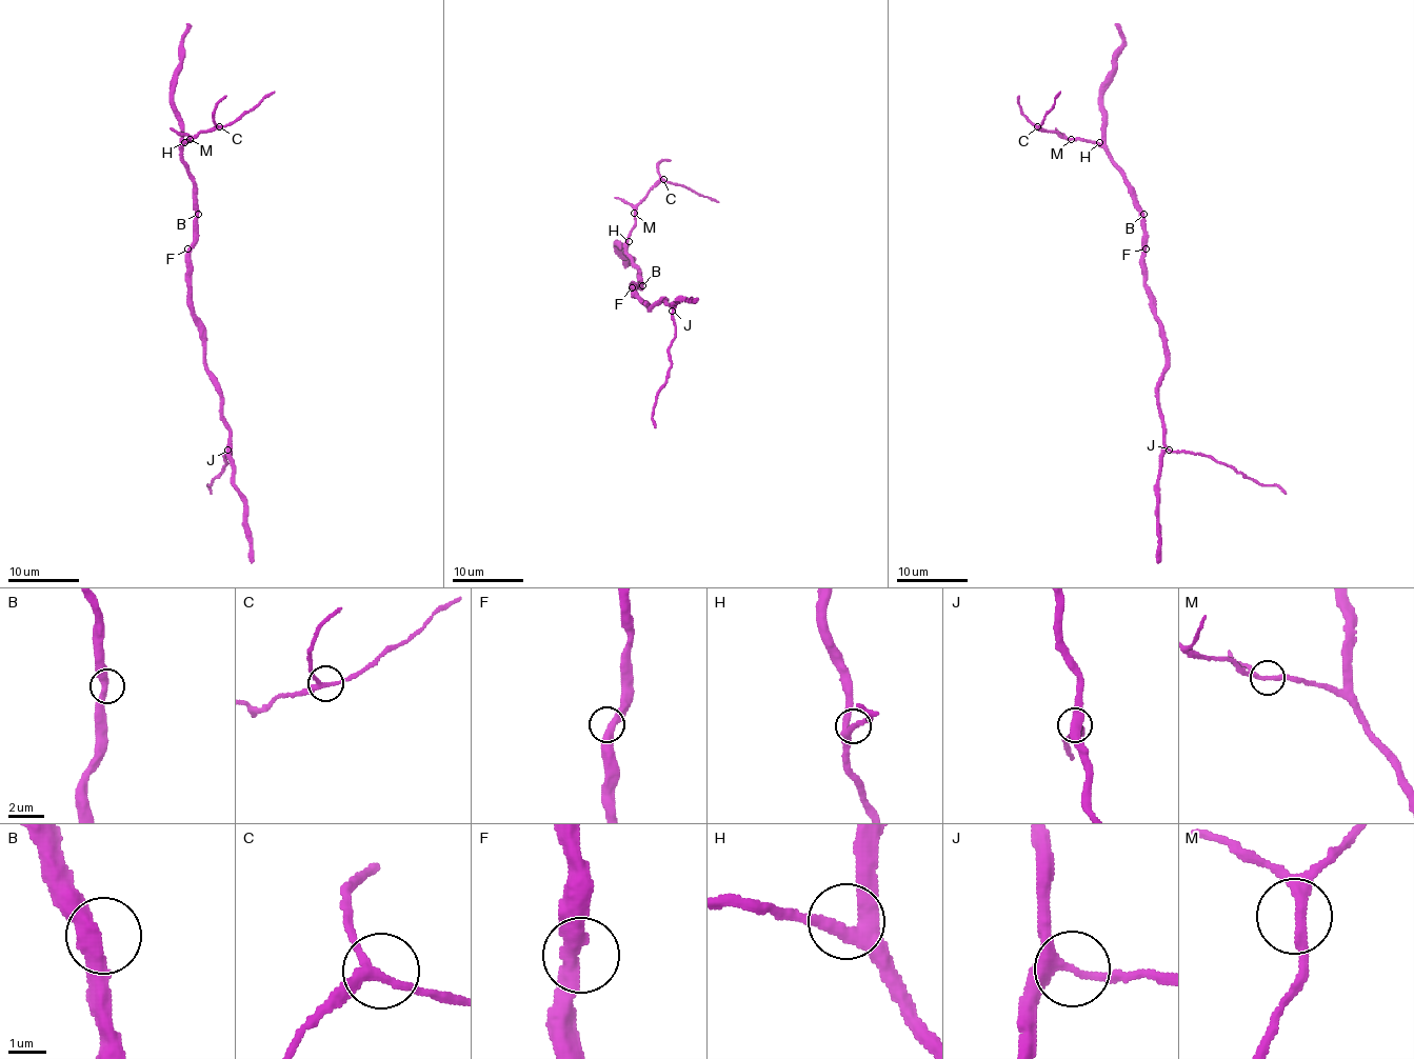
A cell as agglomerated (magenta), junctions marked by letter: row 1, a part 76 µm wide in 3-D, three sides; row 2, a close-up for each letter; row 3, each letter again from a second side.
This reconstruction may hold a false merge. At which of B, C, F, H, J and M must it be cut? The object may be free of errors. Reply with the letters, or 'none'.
none

